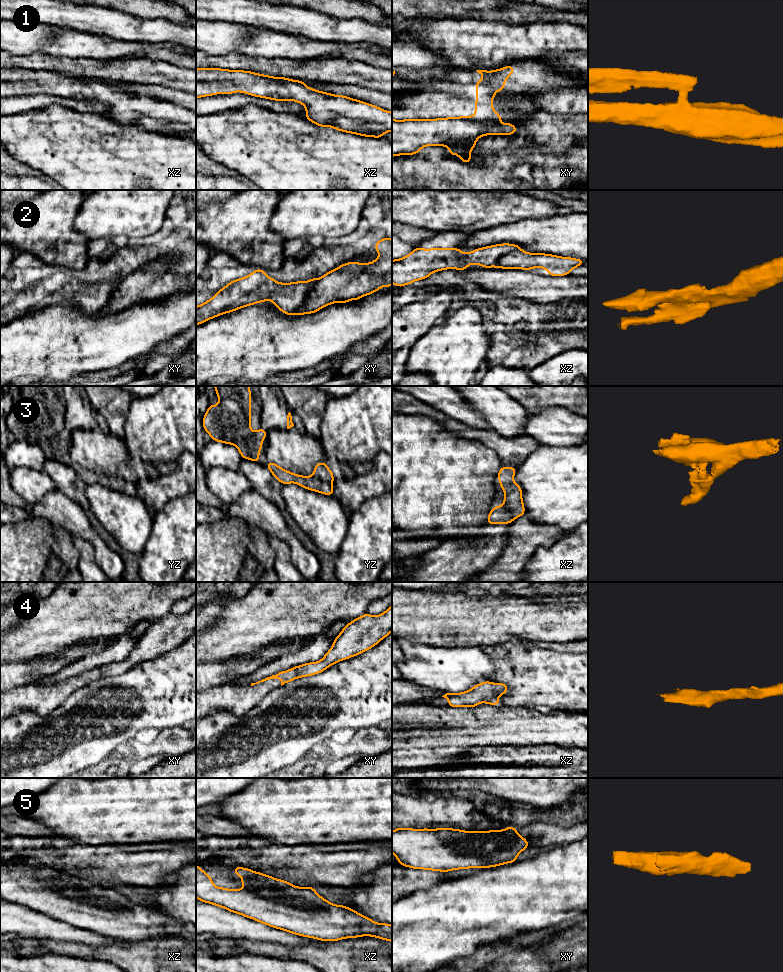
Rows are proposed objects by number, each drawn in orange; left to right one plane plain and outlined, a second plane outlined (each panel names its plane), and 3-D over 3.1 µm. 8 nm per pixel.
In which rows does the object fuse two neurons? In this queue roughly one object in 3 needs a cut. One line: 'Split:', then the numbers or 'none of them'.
Split: 1, 2, 3

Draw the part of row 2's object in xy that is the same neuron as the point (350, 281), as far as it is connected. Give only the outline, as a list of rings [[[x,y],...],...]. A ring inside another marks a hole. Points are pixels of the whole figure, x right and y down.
[[[382,238],[375,244],[379,257],[371,263],[357,263],[351,261],[327,272],[319,278],[307,296],[305,303],[297,308],[294,315],[312,314],[332,303],[347,303],[359,300],[362,296],[379,291],[380,287],[392,285],[392,239]]]

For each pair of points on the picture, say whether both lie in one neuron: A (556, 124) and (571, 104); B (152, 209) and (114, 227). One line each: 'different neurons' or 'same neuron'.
A: different neurons
B: same neuron

